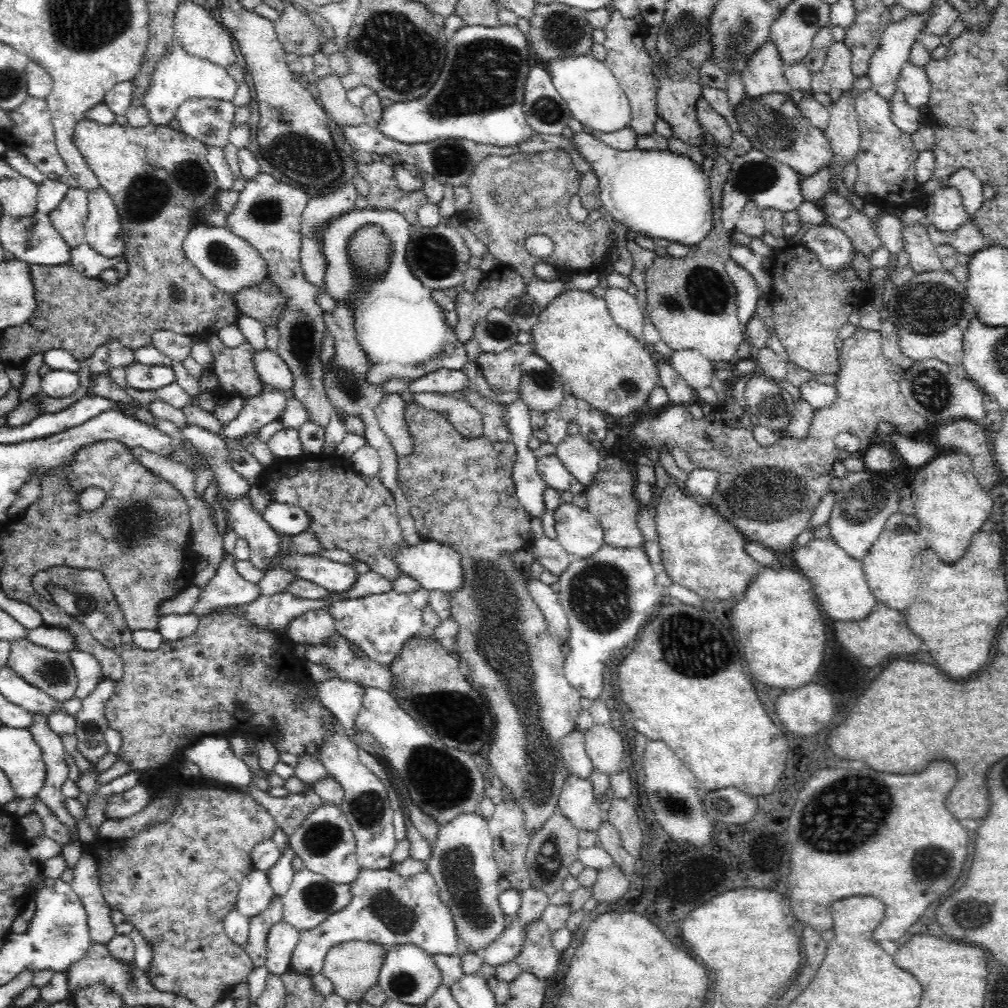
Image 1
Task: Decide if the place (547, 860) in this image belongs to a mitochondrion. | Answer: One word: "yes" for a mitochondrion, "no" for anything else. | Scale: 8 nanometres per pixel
yes

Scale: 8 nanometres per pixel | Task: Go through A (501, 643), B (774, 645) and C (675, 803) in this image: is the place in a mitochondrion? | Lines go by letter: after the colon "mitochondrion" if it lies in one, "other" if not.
A: mitochondrion
B: other
C: mitochondrion

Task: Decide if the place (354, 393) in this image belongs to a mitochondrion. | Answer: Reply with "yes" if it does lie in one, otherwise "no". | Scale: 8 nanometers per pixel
yes

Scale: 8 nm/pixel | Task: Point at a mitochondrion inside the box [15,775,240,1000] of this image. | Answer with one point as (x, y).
(61, 931)

